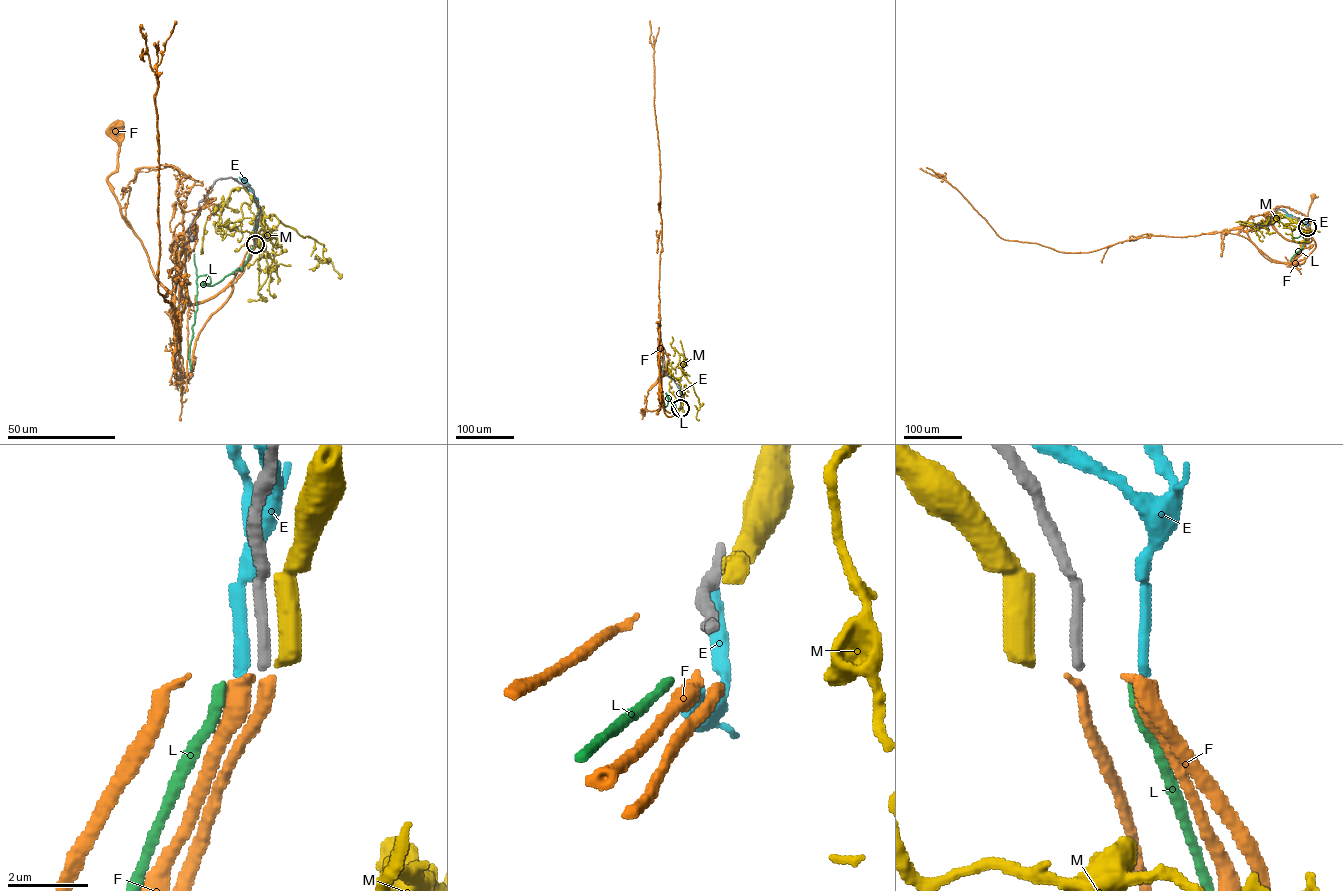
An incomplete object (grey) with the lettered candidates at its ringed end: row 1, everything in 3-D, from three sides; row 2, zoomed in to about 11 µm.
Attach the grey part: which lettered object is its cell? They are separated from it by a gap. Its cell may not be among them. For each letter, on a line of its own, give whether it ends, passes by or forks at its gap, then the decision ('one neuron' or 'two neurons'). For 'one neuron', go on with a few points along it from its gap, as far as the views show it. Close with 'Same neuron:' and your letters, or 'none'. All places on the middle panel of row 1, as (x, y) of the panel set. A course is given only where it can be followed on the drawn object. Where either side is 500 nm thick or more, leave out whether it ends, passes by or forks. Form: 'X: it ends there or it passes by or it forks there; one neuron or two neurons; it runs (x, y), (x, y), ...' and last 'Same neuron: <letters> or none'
E: it ends there; two neurons
F: it ends there; two neurons
L: it ends there; one neuron; it runs (679, 408), (676, 410), (666, 393), (668, 401), (664, 407), (663, 391)
M: it ends there; two neurons
Same neuron: L

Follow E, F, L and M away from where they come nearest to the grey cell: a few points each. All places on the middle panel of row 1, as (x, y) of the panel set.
E: (680, 409), (682, 392), (677, 386)
F: (680, 408), (667, 411), (662, 397), (660, 407), (651, 411), (642, 409), (643, 414)
L: (679, 408), (676, 410), (666, 393), (668, 401), (664, 407), (663, 391)
M: (680, 407), (682, 396), (679, 381), (682, 370), (698, 398), (696, 418), (699, 420)

